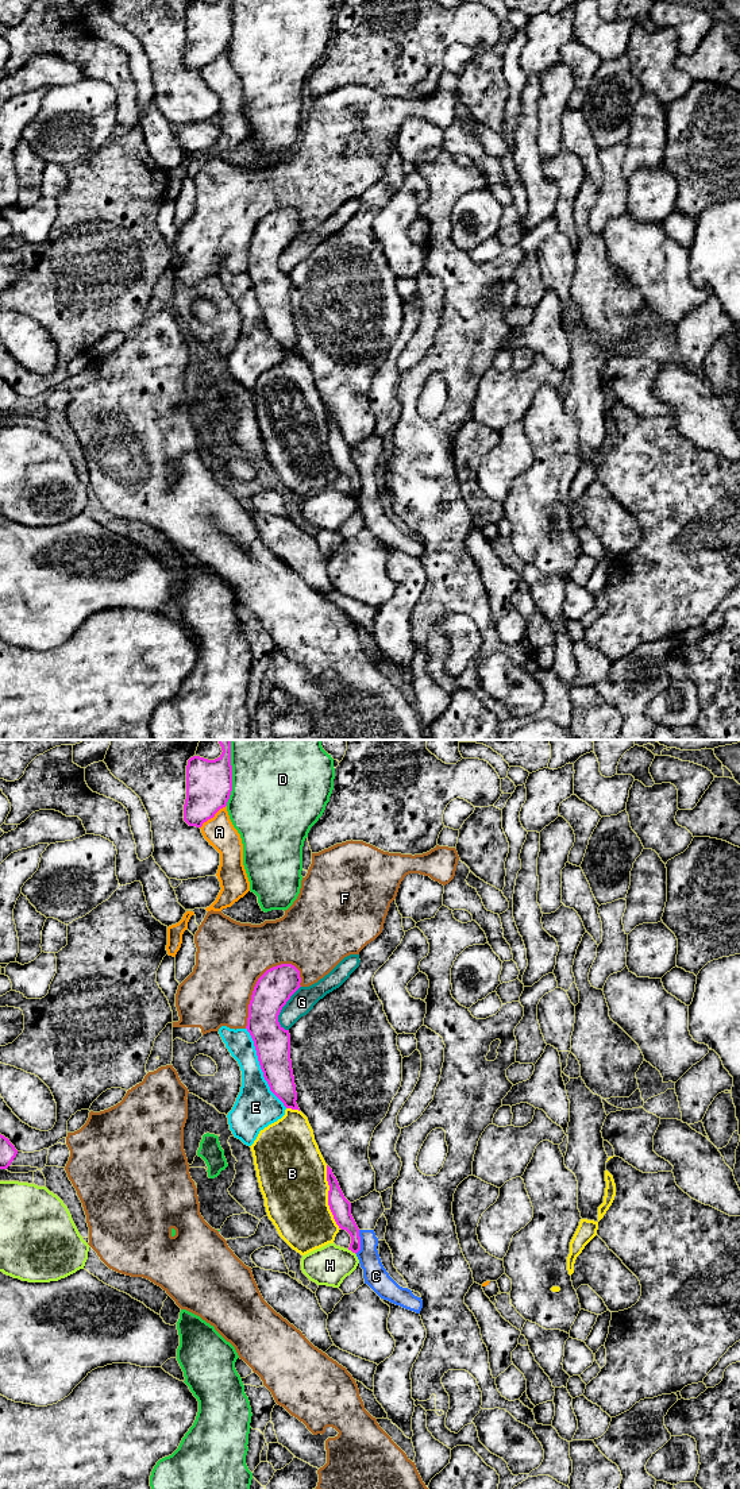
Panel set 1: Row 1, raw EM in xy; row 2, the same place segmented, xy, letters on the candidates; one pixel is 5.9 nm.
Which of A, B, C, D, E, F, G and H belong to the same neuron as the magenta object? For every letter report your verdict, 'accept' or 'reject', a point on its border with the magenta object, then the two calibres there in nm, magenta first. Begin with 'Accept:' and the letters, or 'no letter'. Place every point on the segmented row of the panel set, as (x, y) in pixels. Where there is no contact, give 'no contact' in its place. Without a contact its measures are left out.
Accept: no letter
A: reject; meets magenta in xy at (212, 817); 280 nm thick on the magenta side, 180 nm on the other
B: reject; meets magenta in xy at (328, 1198); 120 nm thick on the magenta side, 400 nm on the other
C: reject; meets magenta in xy at (359, 1242); 120 nm thick on the magenta side, 140 nm on the other
D: reject; meets magenta in xy at (231, 772); 280 nm thick on the magenta side, 500 nm on the other
E: reject; meets magenta in xy at (261, 1068); 220 nm thick on the magenta side, 260 nm on the other
F: reject; meets magenta in xy at (255, 986); 220 nm thick on the magenta side, 420 nm on the other
G: reject; meets magenta in xy at (281, 1009); 220 nm thick on the magenta side, 150 nm on the other
H: reject; meets magenta in xy at (351, 1250); 120 nm thick on the magenta side, 240 nm on the other

